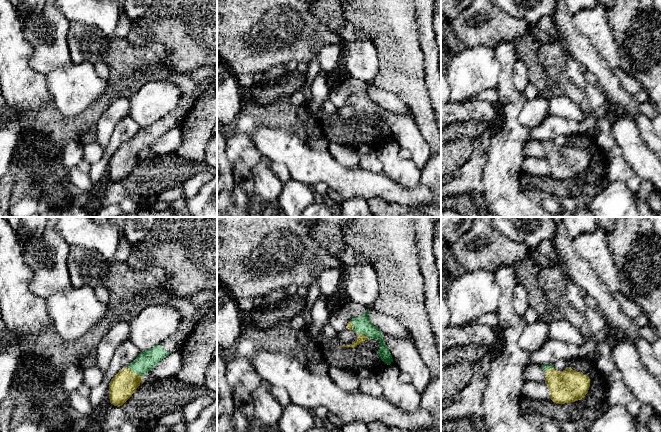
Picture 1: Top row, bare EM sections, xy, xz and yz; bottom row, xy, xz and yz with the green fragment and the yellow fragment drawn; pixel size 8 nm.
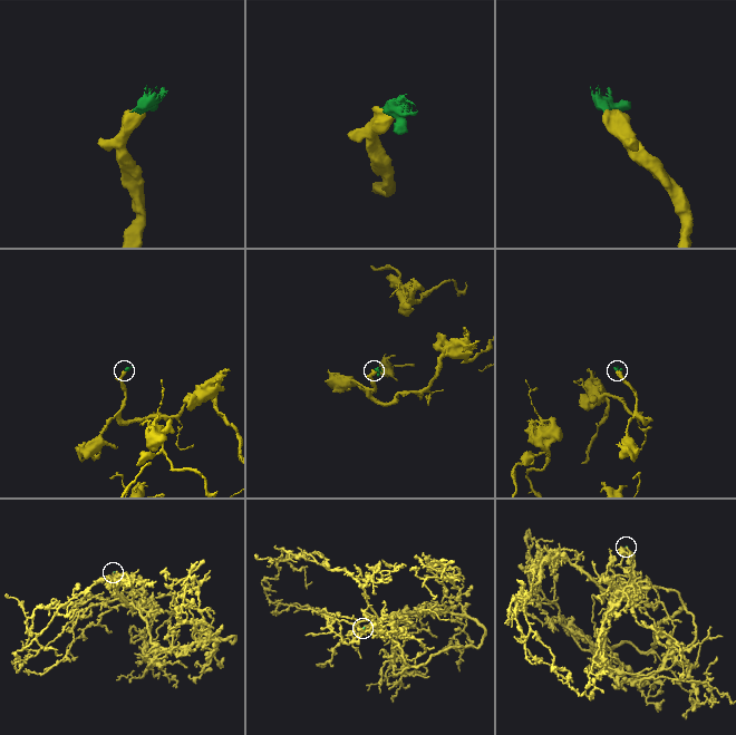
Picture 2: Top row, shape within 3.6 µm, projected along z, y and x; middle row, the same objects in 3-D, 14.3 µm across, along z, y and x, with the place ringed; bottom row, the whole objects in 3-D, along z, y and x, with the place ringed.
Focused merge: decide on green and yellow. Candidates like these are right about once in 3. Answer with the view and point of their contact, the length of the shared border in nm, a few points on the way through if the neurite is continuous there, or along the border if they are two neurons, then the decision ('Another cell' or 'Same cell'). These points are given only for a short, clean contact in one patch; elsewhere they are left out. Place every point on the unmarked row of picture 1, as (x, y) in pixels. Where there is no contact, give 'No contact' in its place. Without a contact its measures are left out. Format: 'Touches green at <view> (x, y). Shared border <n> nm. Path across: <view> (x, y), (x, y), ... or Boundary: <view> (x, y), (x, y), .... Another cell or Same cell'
Touches green at xy (134, 148). Shared border 150 nm. Path across: xy (146, 136), (134, 148), (121, 163). Same cell

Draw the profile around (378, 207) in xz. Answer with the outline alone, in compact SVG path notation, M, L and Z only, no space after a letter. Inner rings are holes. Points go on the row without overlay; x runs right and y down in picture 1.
M381 198L368 199L367 204L374 217L398 217L410 211L406 206L389 202Z

